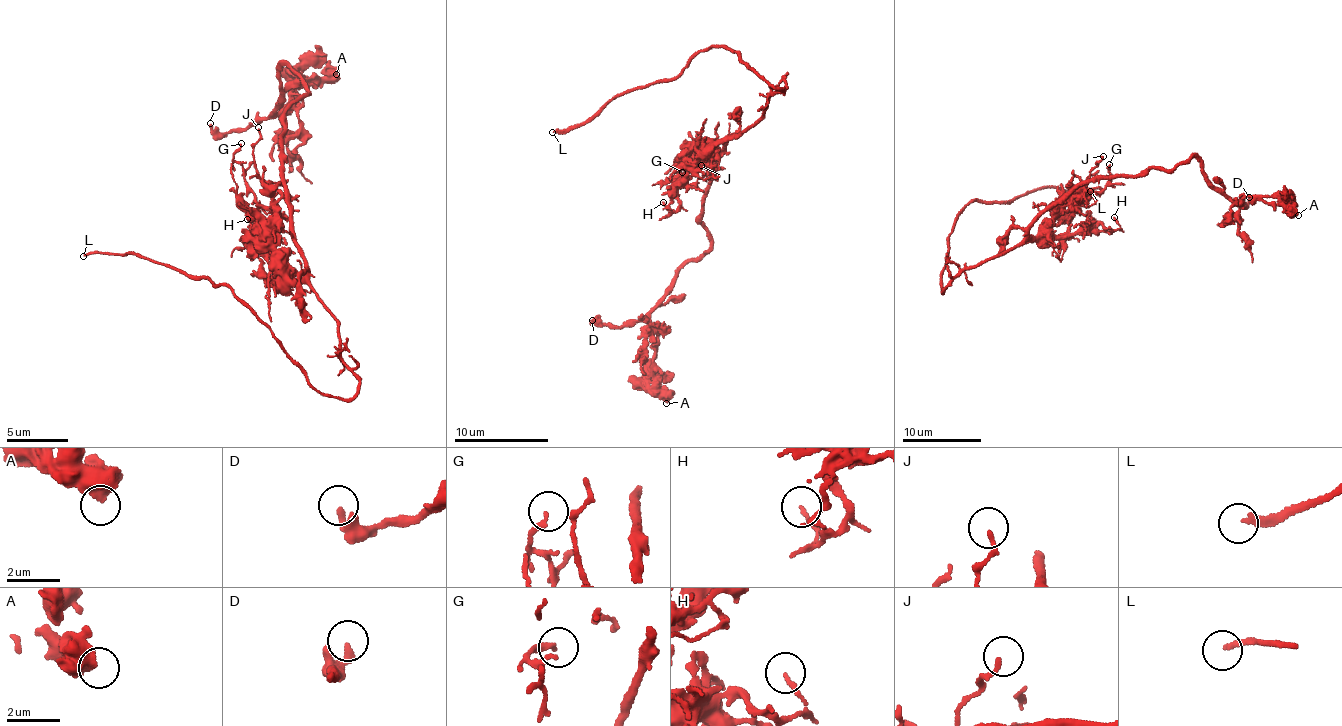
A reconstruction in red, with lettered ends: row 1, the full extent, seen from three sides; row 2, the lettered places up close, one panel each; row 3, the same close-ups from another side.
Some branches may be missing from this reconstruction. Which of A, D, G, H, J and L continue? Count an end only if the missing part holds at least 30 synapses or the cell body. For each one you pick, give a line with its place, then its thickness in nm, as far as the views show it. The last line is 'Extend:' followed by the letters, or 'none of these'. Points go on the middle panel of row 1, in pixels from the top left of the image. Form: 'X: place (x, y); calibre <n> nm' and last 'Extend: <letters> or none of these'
L: place (552, 132); calibre 220 nm
Extend: L

